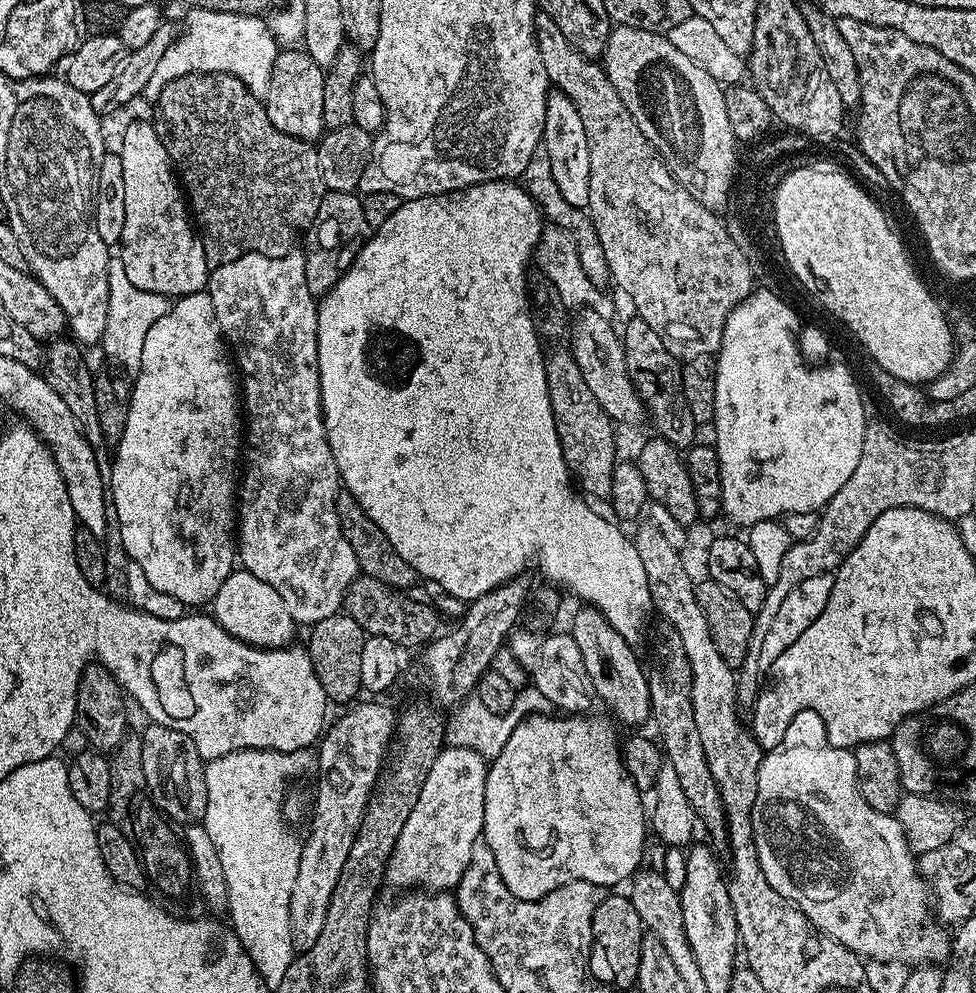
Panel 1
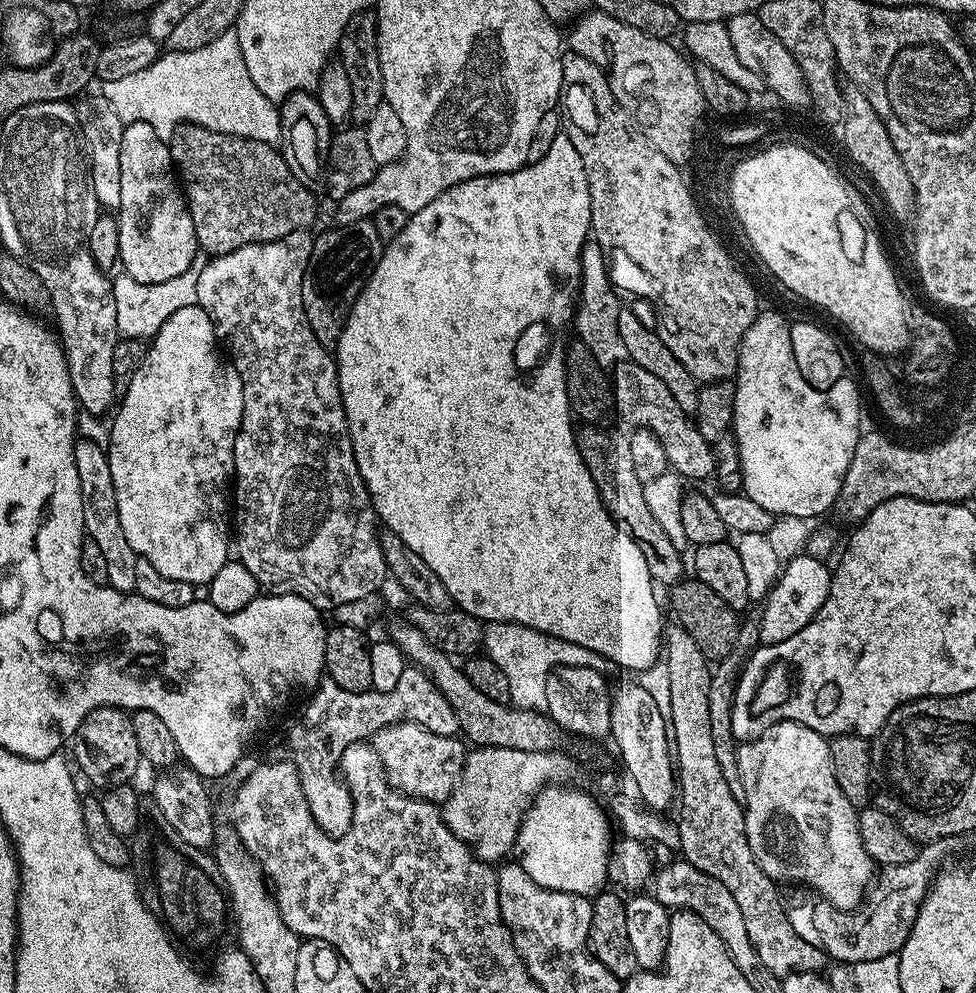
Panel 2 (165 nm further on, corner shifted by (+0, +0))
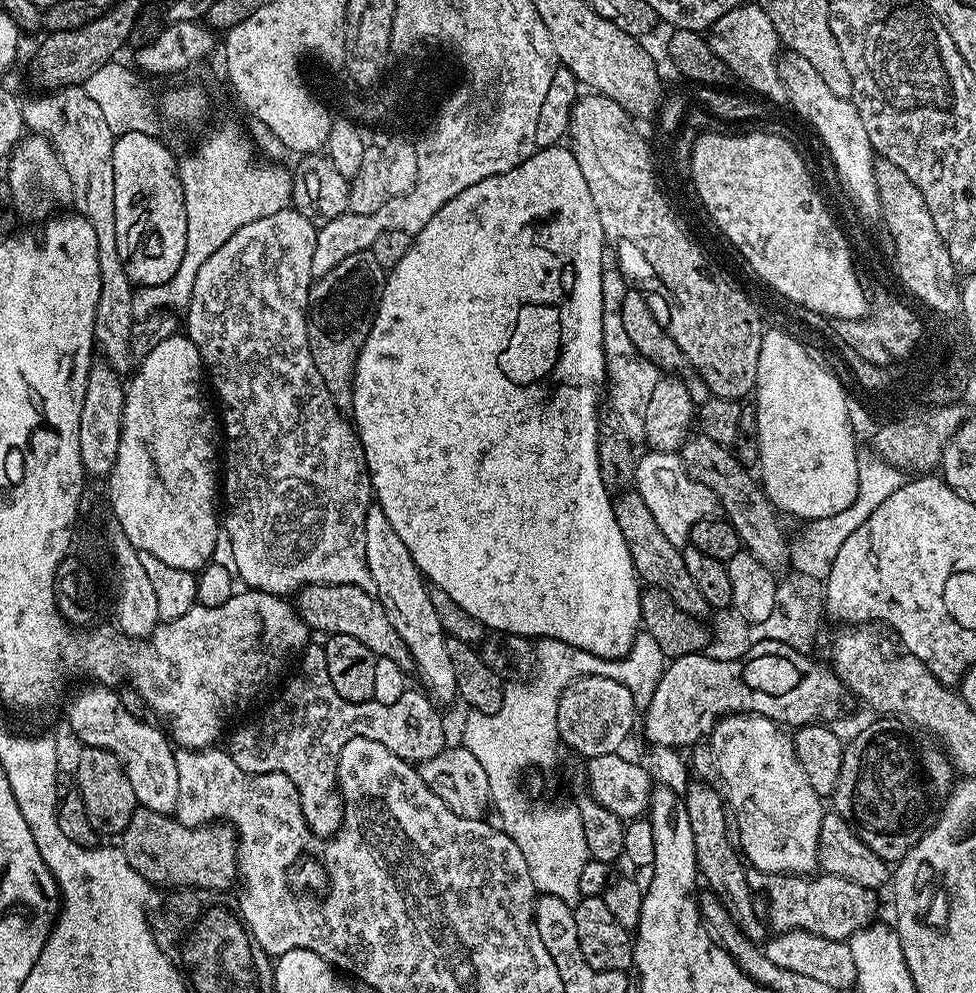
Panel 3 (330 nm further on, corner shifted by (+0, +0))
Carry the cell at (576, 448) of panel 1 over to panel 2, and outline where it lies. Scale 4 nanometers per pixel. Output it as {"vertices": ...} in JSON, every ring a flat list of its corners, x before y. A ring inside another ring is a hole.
{"vertices":[[596,426,581,427,576,433,576,445,582,454,582,462,586,462,586,470,590,470,590,478,594,478,594,486,598,486,598,494,606,510,612,515,616,525,630,534,630,538,634,538,638,550,642,550,642,555,646,557,646,567,657,585,680,583,686,572,685,557,684,560,680,557,680,552,672,541,671,531,658,526,654,514,650,514,650,506,646,506,644,483,638,480,634,472,627,439,616,432,600,431,604,430]]}

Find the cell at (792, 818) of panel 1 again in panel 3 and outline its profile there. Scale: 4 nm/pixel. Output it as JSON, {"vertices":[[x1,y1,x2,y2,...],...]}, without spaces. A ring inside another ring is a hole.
{"vertices":[[729,714,720,717,713,724,710,743,714,758,718,758,726,804,737,814,741,831,738,848,743,859,753,869,762,872,812,874,818,868,816,851,826,804,814,790,814,786,810,786,810,778,806,778,806,770,802,770,796,757,792,736,784,732,787,731,781,725,765,716]]}

